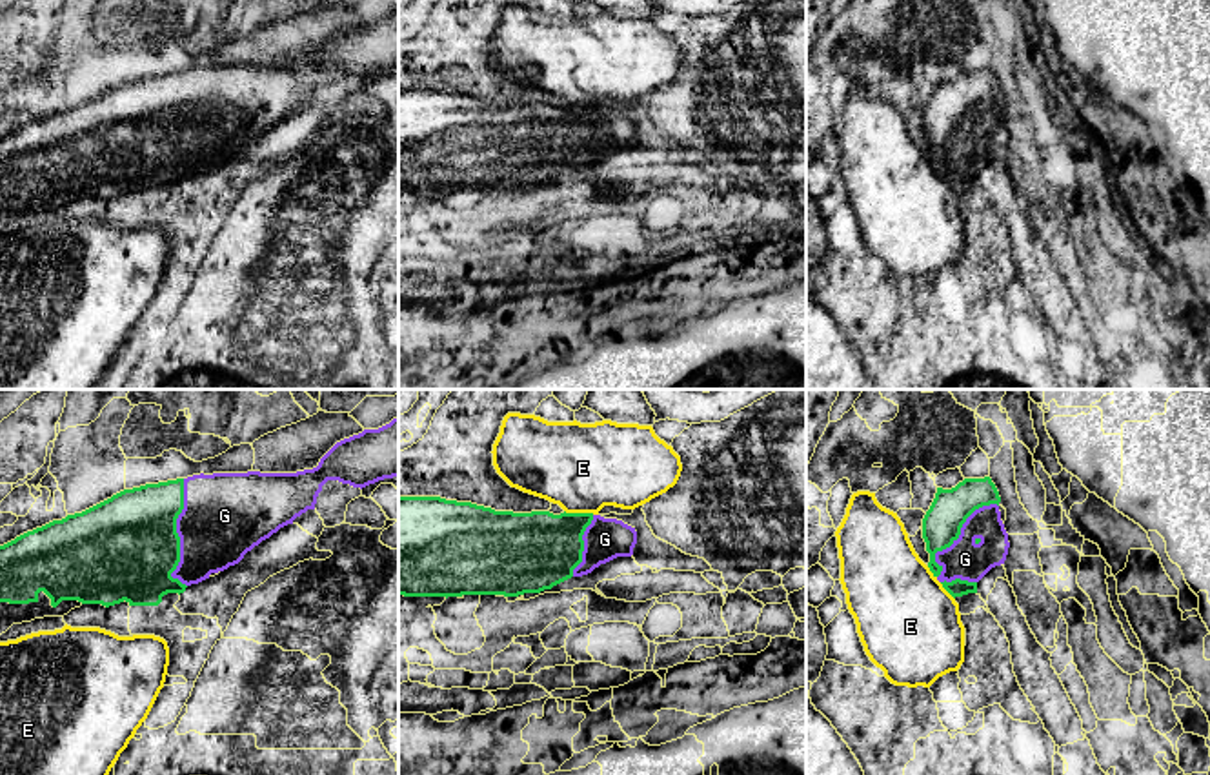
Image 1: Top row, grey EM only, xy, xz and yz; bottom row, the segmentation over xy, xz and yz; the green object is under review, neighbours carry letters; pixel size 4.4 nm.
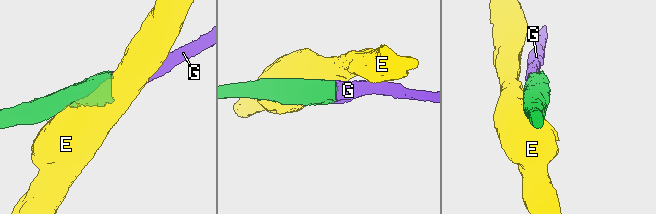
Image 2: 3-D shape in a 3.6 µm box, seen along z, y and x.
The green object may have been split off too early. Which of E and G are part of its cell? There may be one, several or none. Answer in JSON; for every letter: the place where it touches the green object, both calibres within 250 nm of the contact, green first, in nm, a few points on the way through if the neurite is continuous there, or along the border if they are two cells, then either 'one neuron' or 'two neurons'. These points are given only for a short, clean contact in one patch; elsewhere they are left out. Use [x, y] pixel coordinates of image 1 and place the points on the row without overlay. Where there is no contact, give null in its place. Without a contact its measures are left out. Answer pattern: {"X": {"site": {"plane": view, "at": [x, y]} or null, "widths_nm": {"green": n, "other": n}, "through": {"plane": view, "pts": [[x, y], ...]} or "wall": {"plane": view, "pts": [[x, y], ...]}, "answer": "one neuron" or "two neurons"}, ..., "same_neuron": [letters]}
{"E": {"site": {"plane": "xz", "at": [579, 106]}, "widths_nm": {"green": 340, "other": 380}, "answer": "two neurons"}, "G": {"site": {"plane": "xy", "at": [177, 128]}, "widths_nm": {"green": 460, "other": 380}, "answer": "one neuron"}, "same_neuron": ["G"]}

